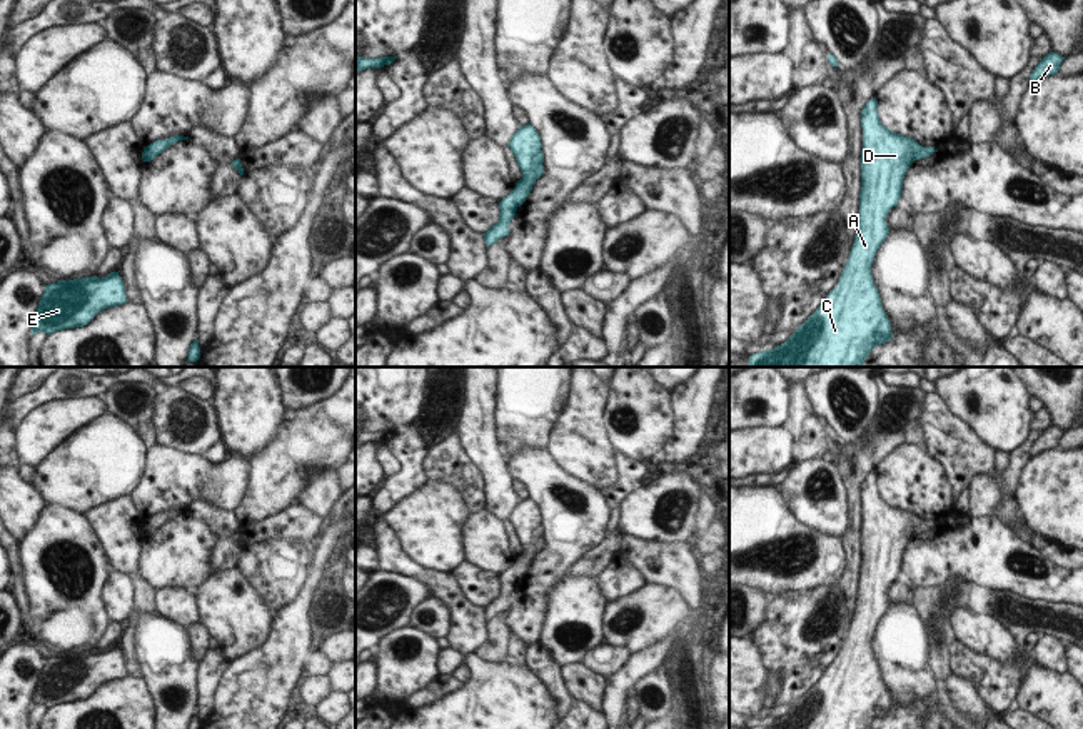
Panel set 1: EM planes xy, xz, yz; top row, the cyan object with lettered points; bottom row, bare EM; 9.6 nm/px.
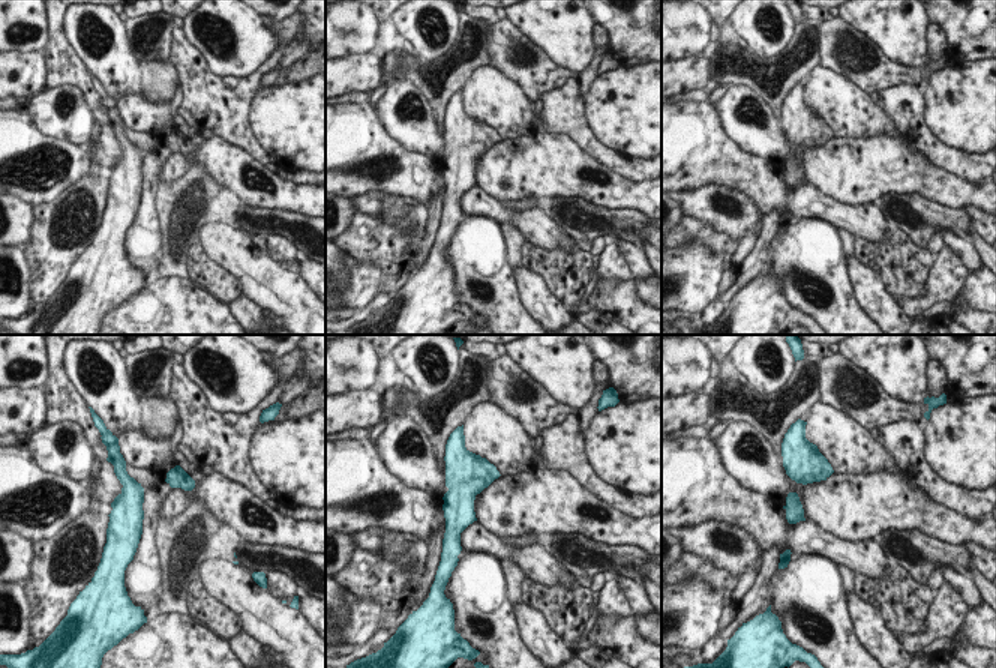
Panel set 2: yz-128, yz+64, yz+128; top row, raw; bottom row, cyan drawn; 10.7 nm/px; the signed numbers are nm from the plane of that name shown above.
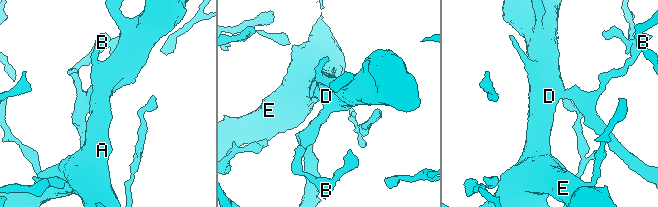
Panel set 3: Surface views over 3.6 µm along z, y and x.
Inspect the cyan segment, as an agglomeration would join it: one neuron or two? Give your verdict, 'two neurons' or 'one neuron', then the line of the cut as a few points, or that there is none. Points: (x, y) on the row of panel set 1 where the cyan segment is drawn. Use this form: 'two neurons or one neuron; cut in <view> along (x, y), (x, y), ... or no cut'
one neuron; no cut

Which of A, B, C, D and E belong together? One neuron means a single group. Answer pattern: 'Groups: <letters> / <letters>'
Groups: A B C D E

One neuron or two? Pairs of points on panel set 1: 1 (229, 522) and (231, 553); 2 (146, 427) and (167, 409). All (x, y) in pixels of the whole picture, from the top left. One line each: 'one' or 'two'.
1: two
2: two

